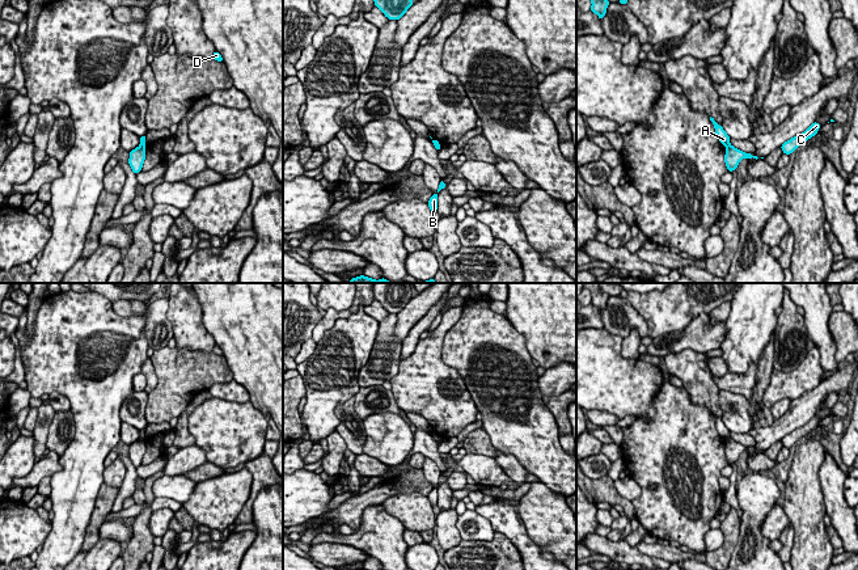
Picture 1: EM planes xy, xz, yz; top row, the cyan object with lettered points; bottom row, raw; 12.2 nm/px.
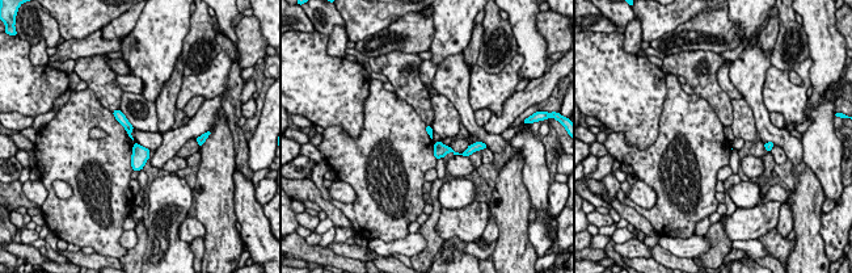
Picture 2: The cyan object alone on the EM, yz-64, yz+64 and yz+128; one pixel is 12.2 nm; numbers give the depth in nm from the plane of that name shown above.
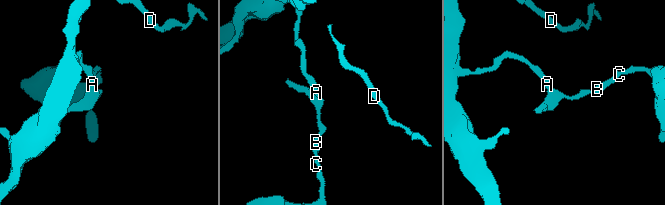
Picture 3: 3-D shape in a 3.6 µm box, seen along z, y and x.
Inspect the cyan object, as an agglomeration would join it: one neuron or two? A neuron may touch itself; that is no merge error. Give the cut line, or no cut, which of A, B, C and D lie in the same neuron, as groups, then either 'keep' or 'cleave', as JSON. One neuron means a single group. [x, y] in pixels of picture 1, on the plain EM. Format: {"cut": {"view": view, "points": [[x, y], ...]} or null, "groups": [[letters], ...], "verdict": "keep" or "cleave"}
{"cut": {"view": "yz", "points": [[730, 438], [726, 440]]}, "groups": [["A", "D"], ["B", "C"]], "verdict": "cleave"}

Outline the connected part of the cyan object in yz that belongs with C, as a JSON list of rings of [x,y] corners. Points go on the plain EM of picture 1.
[[[815,415],[803,427],[799,427],[796,430],[794,430],[793,432],[785,435],[781,439],[783,447],[786,447],[786,448],[793,447],[802,436],[804,436],[810,431],[815,430],[817,427],[819,422],[820,422],[820,418],[817,415]]]

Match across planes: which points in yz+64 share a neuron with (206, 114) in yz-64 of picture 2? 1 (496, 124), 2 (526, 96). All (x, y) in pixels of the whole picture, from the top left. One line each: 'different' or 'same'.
1: same
2: same

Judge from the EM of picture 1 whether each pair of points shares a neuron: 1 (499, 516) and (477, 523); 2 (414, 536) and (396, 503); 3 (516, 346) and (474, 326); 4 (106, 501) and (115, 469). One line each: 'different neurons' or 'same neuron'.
1: different neurons
2: different neurons
3: same neuron
4: different neurons

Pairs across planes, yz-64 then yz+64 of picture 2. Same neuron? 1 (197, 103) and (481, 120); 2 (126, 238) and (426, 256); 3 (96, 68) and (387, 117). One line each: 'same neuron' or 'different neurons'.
1: same neuron
2: different neurons
3: different neurons

